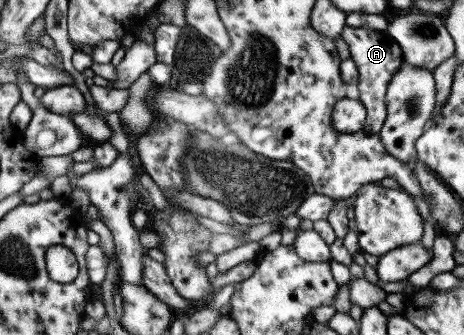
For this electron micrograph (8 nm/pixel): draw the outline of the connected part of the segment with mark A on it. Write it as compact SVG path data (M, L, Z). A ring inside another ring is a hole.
M348 27L341 31L341 40L348 46L349 58L354 62L357 69L358 100L365 107L366 119L363 129L368 134L378 134L383 124L385 110L385 89L392 74L400 67L402 62L401 50L386 31L360 29Z

